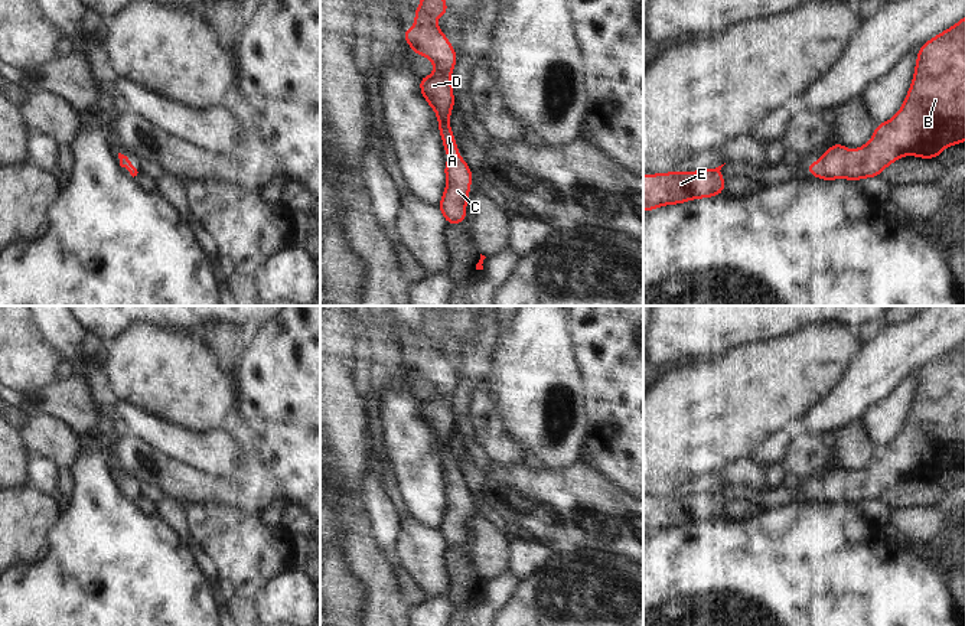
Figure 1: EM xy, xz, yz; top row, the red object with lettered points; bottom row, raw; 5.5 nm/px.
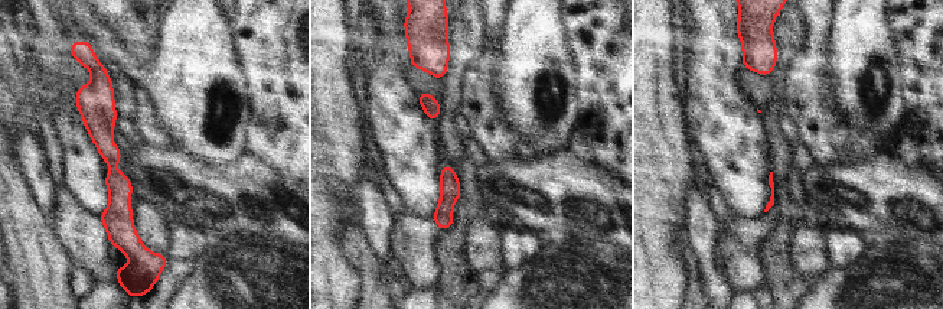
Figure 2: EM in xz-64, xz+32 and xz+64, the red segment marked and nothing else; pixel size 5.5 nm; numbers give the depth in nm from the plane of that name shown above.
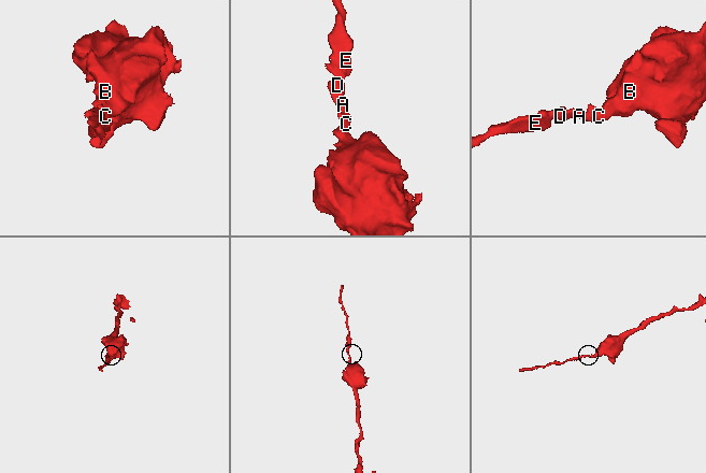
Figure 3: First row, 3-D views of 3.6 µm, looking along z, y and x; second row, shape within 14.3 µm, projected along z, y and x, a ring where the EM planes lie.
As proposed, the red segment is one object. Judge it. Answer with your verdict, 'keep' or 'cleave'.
keep

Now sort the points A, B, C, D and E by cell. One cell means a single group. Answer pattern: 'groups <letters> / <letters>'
groups A B C D E

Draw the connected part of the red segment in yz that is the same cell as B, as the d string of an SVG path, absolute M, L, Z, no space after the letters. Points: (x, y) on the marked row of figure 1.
M965 17L953 27L926 42L917 52L915 79L900 111L887 123L877 124L871 140L851 151L841 143L805 170L814 177L834 180L838 177L857 182L861 177L876 177L884 167L904 154L933 159L949 144L965 140Z

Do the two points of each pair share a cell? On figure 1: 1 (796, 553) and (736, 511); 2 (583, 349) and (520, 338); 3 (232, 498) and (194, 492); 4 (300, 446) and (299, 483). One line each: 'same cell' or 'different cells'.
1: different cells
2: different cells
3: same cell
4: same cell

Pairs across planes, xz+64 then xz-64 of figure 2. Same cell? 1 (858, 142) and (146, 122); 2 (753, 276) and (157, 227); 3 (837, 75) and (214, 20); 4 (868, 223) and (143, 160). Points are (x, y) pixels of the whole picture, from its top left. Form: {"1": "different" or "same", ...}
{"1": "same", "2": "different", "3": "same", "4": "same"}

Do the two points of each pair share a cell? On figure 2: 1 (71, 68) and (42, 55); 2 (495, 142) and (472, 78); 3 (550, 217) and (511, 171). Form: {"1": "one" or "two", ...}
{"1": "one", "2": "one", "3": "one"}

